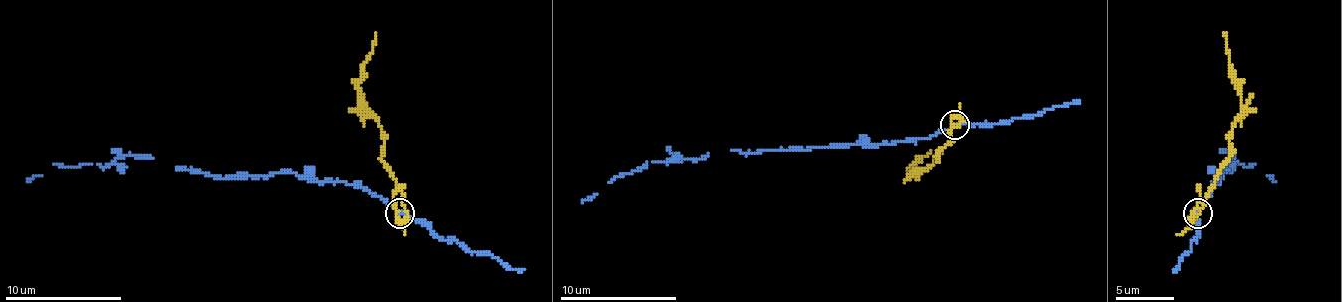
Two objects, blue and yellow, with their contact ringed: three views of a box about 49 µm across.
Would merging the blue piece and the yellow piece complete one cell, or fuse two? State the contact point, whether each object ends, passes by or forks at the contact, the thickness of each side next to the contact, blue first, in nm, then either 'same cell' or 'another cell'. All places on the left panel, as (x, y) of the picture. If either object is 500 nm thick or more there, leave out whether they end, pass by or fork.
place (399, 213); blue passes by; yellow passes by; calibres 100 and 130 nm; another cell

